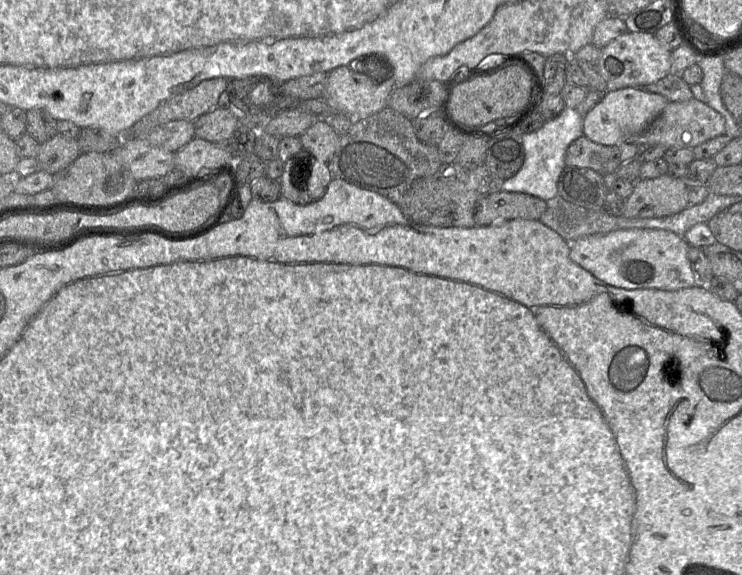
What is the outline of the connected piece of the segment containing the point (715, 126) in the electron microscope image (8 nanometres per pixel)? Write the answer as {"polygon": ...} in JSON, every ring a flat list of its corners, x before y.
{"polygon":[[692,98,690,100,687,101,681,101,681,102,669,102,669,104,665,107,665,109,661,112,661,114,650,124,650,126,644,131,642,132,640,135,638,135,637,137,635,137,633,140,630,140,628,142,633,142,635,143,637,146,643,146,643,145,663,145,665,146,667,149,669,148,695,148,698,145,703,144,706,141,709,141,717,136,721,136,725,134,725,119,724,117,718,113,717,111,715,111,713,108,711,108,707,103,701,102,695,98]]}

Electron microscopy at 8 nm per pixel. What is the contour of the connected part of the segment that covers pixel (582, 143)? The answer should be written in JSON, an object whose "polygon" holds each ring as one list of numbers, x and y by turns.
{"polygon":[[584,135,573,141,565,155,565,165,601,172,611,154,611,147,595,143]]}

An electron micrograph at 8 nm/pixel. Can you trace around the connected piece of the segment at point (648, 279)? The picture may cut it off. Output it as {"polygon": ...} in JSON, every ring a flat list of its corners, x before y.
{"polygon":[[619,229,579,238,570,243,570,259,602,282,624,289,675,291,699,284,688,258,690,245,683,236,662,229]]}

